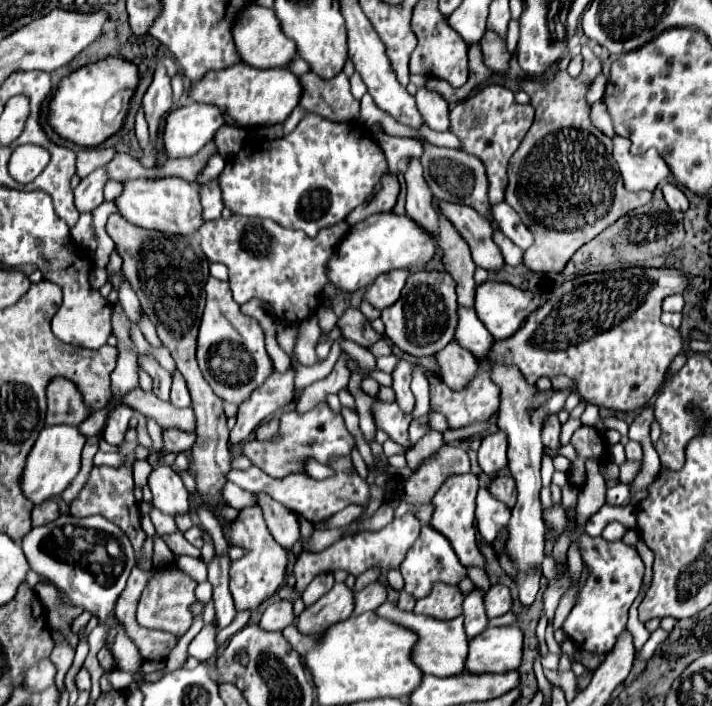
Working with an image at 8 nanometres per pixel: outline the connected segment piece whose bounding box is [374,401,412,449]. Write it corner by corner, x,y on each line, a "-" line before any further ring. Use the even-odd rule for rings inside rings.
376,401
374,419
376,419
376,427
384,429
392,441
402,445
404,449
412,449
412,441
408,439
408,425
412,417
404,417
394,403
382,405
380,401

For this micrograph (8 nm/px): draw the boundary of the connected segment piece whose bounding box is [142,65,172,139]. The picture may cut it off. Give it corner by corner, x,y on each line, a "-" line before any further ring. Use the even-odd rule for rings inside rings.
156,65
154,79
150,87
146,89
142,97
142,107
146,113
146,121
150,125
150,137
156,139
160,119
170,111
172,107
172,89
170,89
170,77
166,73
164,65

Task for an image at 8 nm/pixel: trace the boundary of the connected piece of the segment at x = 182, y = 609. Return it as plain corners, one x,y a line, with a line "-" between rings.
168,565
156,573
152,573
152,577
148,579
142,597
138,601
138,609
136,609
136,621
142,627
150,627
150,629
160,629
160,631
170,631
176,637
182,637
190,625
192,625
192,605
196,603
196,581
184,573
182,569
178,569
176,565

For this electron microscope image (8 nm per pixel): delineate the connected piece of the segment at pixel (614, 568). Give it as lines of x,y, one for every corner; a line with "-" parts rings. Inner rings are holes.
580,533
578,547
582,563
588,569
588,579
578,595
578,605
572,607
570,615
562,623
562,631
584,651
608,653
616,637
624,631
628,609
640,593
644,579
644,563
636,549
624,541
606,541
602,537
588,537

